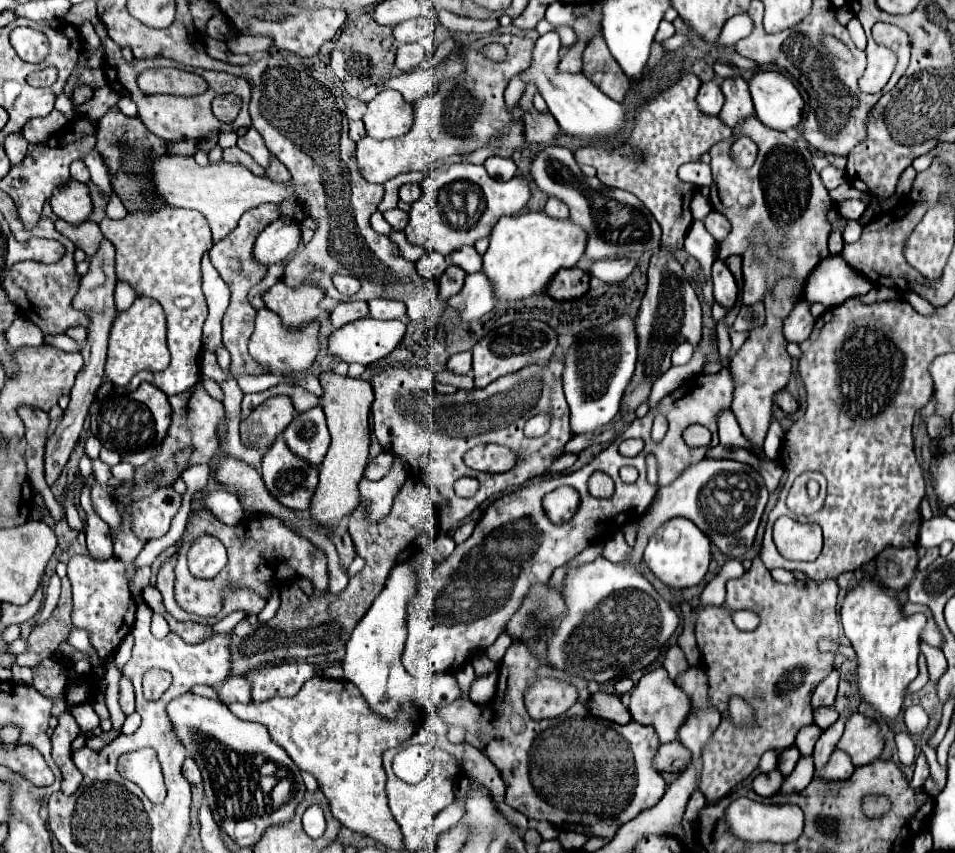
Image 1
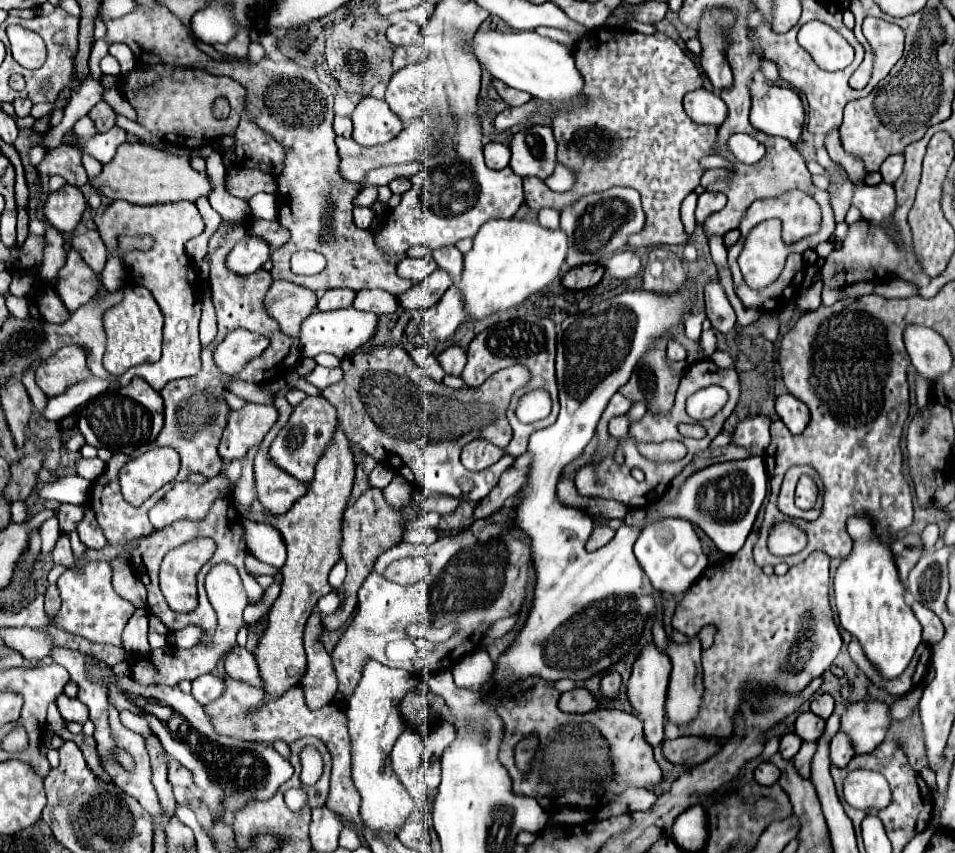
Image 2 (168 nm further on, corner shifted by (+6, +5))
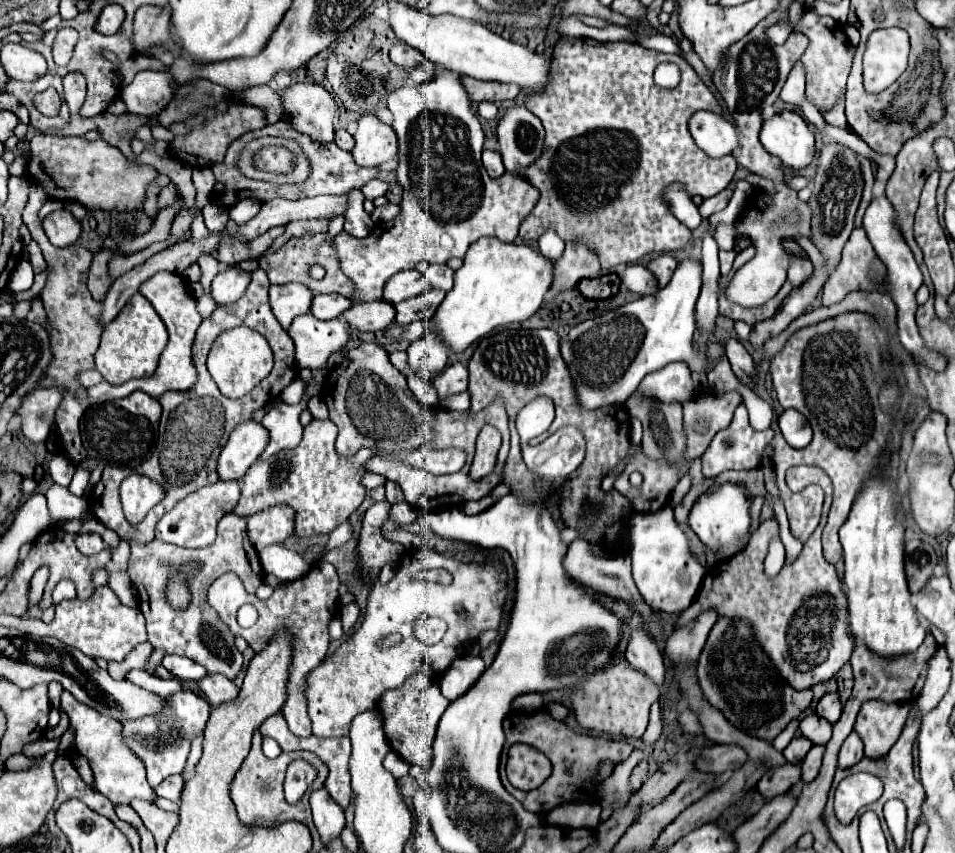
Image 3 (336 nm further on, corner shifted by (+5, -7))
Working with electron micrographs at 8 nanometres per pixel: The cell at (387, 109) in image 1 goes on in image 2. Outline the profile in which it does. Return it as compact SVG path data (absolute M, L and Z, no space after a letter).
M371 96L363 98L357 104L351 120L355 124L353 140L361 146L385 144L395 138L403 128L401 118L393 110L389 110L389 104Z

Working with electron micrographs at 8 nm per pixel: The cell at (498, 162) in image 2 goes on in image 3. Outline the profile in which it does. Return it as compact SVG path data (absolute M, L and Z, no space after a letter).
M482 150L482 164L484 164L486 172L490 174L490 178L500 178L506 172L500 154L492 152L492 150Z

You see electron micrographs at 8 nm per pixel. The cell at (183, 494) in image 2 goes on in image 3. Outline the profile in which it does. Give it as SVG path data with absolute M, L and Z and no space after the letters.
M218 480L216 484L204 486L204 488L196 490L194 494L186 496L178 506L174 506L170 512L164 514L164 518L156 526L156 538L160 538L164 542L170 542L170 544L176 544L176 546L184 546L184 548L210 546L216 538L218 520L226 512L234 510L234 506L238 504L238 498L240 498L238 482Z

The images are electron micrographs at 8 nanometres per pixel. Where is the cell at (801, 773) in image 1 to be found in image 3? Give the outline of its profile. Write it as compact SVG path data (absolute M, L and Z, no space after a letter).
M812 746L812 750L806 754L802 762L802 782L812 782L822 766L822 756L824 756L824 746Z

